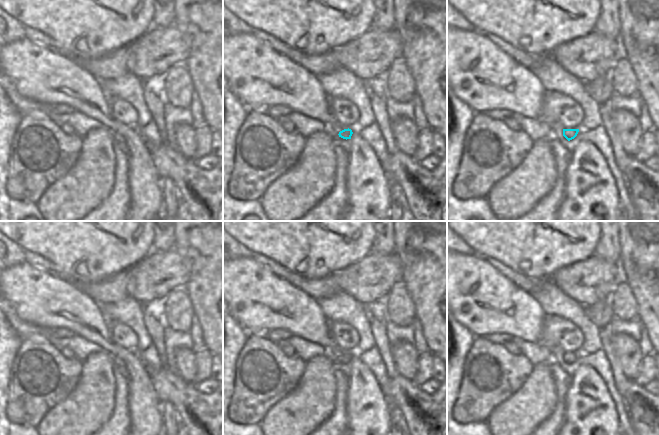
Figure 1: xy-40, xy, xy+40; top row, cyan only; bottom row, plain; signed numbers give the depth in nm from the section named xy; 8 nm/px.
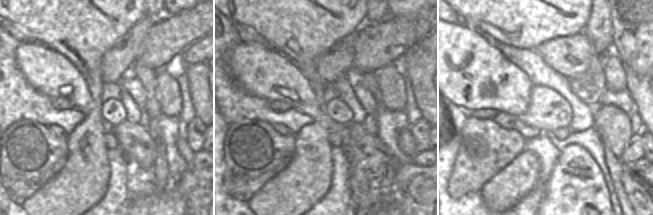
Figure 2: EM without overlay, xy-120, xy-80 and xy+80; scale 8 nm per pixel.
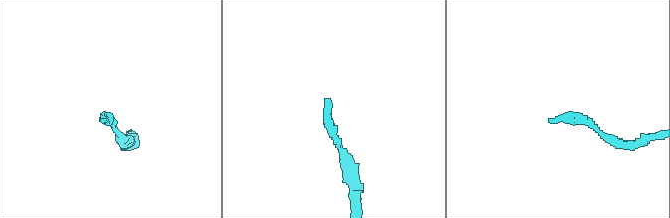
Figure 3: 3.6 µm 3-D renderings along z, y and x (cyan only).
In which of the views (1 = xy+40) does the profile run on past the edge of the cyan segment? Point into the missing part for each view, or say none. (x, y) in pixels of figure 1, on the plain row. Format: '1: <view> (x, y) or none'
1: none

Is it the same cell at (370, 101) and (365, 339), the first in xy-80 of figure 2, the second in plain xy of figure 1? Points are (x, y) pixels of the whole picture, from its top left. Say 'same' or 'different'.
different

